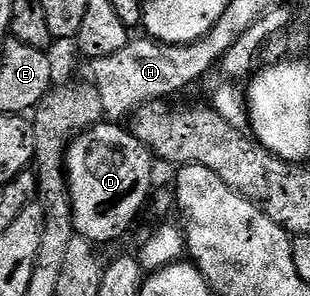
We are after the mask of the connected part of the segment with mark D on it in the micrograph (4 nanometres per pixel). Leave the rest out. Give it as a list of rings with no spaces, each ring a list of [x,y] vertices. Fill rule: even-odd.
[[[97,124],[83,134],[77,134],[68,144],[66,169],[68,171],[68,196],[72,201],[72,228],[79,237],[93,244],[112,242],[128,230],[128,225],[140,214],[144,205],[149,205],[152,186],[152,162],[154,155],[146,144],[136,139],[135,134],[124,130],[123,125]]]

